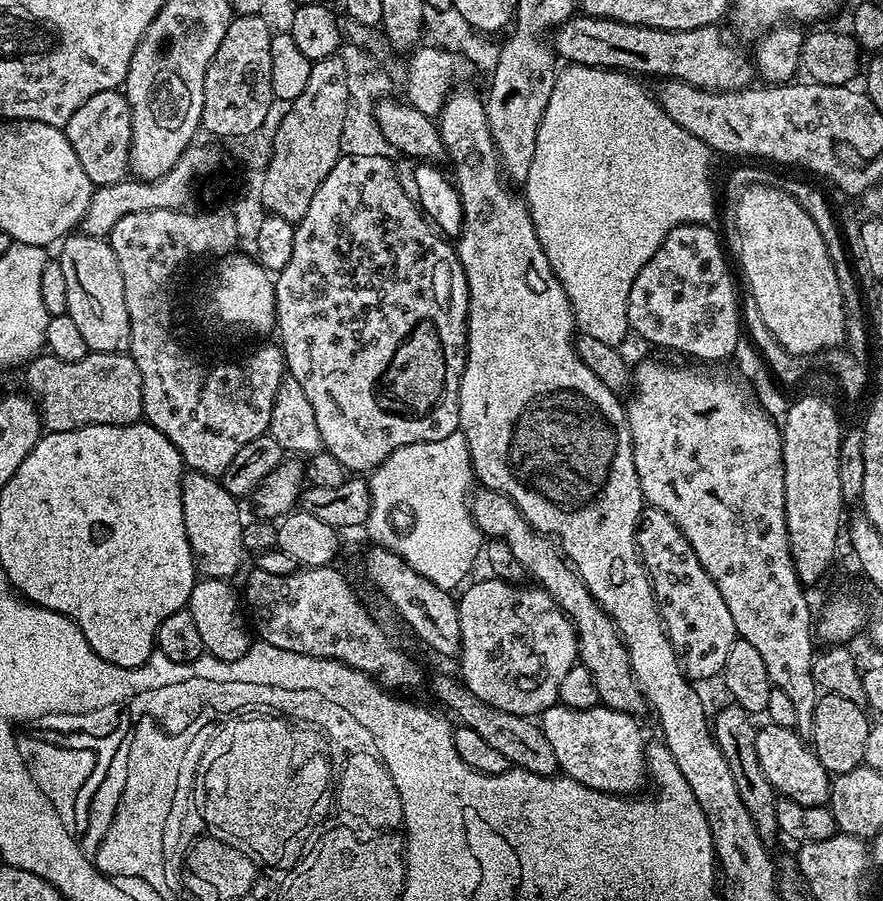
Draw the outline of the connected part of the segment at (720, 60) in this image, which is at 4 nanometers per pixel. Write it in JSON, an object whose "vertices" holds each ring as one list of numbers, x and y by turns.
{"vertices":[[577,14,551,33,550,43,557,57,568,64,627,72,636,78,660,76,664,80,681,80,707,92,737,92,753,83,754,64,720,30,716,26,694,30,658,30]]}

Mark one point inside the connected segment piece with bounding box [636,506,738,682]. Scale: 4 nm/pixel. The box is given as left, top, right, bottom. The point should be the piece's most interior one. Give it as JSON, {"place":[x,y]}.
{"place":[698,622]}

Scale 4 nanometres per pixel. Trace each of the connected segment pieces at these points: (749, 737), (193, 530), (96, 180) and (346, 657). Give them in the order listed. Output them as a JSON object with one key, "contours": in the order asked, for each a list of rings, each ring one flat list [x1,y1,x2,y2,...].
{"contours":[[[728,702,717,716,714,716,714,735,726,762,730,766,730,774,734,774,734,787,738,789,738,798,742,798,742,806,750,810,750,818,754,818,754,826,758,834,766,842,777,839,780,827,778,826,778,810,776,801,778,793,774,786,770,786,770,778,762,774,762,762,758,762,758,746,756,733,758,724,755,724,753,713,736,704]],[[185,471,182,478,182,518,190,542,192,562,201,577,227,581,240,568,246,557,242,542,245,521,240,520,240,504,215,476]],[[123,91,94,94,94,98,82,102,82,106,74,110,70,122,63,129,70,146,74,146,74,154,78,154,78,162,82,162,82,170,86,170,86,178,90,178,93,186,113,184,129,175,132,111]],[[336,566,297,567,294,574,266,574,266,570,258,567,251,571,242,588,242,600,251,627,263,643,319,660,337,660,366,673,381,688,389,690,416,688,423,682,419,666,402,649,392,645,391,638,360,605,351,582]]]}

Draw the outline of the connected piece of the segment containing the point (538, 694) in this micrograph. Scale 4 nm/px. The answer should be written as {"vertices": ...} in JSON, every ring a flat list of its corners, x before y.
{"vertices":[[487,578,477,584,469,583,459,597,462,642,460,643,459,679,470,690,478,694,482,702,490,702,498,710,529,718,539,717,559,701,558,686,570,666,578,663,576,631,572,629,568,615,550,598,550,594,539,586,524,588,519,583,510,584,504,580]]}

